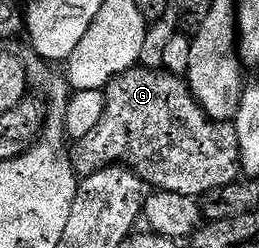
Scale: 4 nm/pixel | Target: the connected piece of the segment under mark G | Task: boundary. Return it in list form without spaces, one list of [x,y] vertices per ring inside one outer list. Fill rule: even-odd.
[[[134,67],[121,73],[111,84],[106,85],[105,110],[96,133],[91,138],[97,153],[72,154],[73,171],[78,178],[89,177],[96,169],[118,163],[138,172],[146,186],[162,193],[178,193],[198,199],[207,191],[233,185],[242,172],[239,155],[239,135],[231,123],[211,121],[193,97],[188,80],[162,70]]]

